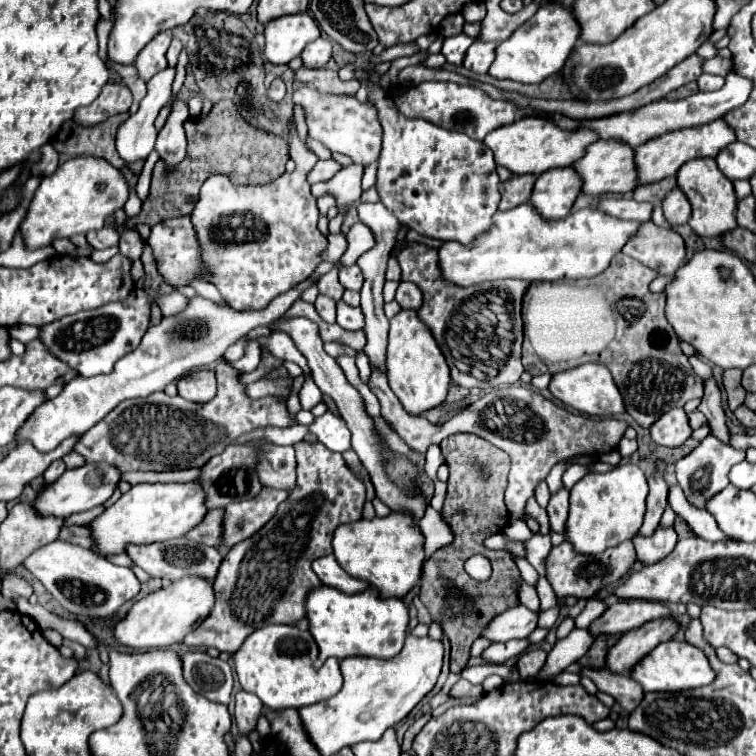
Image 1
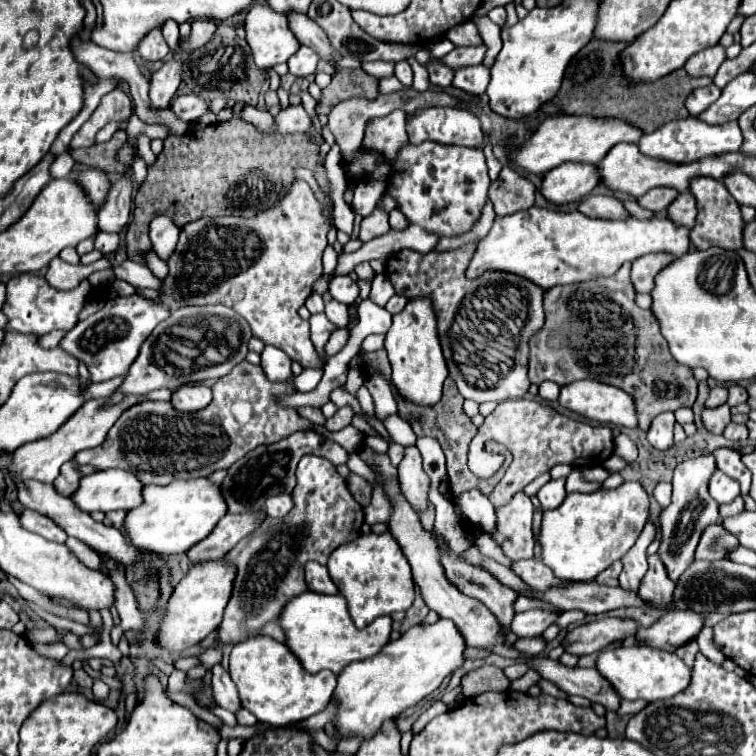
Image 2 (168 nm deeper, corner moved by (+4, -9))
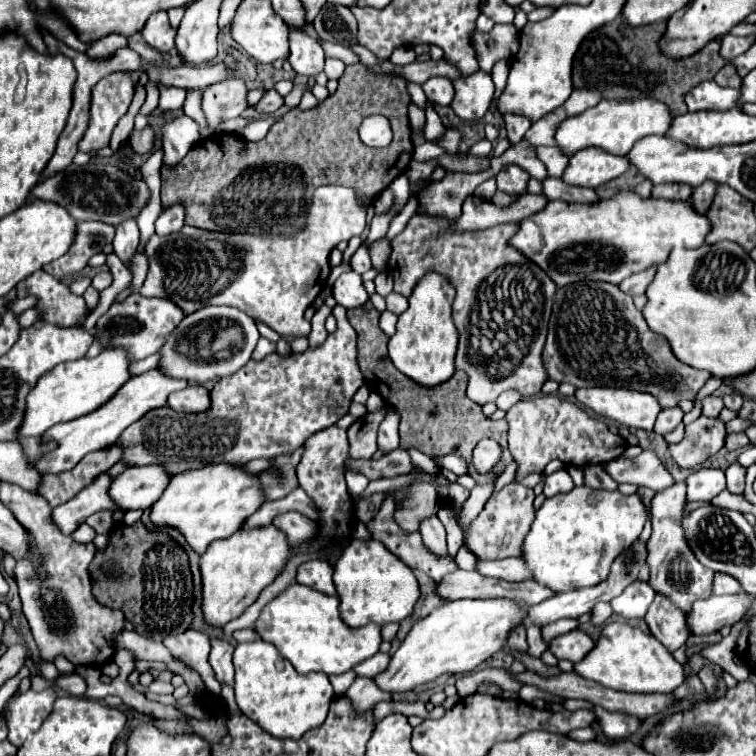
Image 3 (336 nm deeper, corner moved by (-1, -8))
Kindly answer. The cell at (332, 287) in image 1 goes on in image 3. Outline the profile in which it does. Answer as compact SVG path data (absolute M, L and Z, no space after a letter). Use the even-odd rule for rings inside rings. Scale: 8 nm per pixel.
M337 305L331 312L335 315L337 329L321 347L309 347L305 353L289 355L271 353L261 361L247 361L247 365L243 365L237 373L217 381L213 387L213 405L205 413L177 413L165 405L149 411L145 417L135 421L119 437L119 443L123 445L123 461L127 461L131 467L161 461L167 465L167 471L175 475L219 461L247 463L257 457L275 459L299 449L313 433L335 425L343 415L349 413L353 395L365 383L365 379L357 363L357 333L347 321L345 309Z

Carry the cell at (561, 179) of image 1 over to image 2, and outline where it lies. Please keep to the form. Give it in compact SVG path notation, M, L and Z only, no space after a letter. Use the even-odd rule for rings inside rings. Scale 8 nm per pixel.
M566 162L544 174L540 194L556 204L570 204L574 200L582 200L598 186L598 170L596 166L586 166L580 162Z

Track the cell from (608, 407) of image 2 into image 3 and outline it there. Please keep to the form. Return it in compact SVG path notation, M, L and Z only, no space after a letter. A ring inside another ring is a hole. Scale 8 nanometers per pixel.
M589 387L577 389L575 397L601 417L645 431L653 431L653 423L661 411L659 401L651 393L631 389Z

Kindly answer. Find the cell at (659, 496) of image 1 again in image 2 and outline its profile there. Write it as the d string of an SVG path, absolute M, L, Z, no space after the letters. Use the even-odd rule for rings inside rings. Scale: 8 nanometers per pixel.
M648 518L640 538L636 540L636 544L622 556L622 564L624 564L624 570L620 574L620 586L622 588L638 590L638 582L642 580L642 574L646 574L646 570L648 570L646 548L656 538L656 532L658 532L656 530L656 522Z

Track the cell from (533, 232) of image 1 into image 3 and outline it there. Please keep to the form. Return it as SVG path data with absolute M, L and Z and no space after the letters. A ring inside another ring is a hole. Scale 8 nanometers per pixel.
M619 191L595 203L551 201L541 213L519 223L511 245L535 261L559 287L575 281L607 281L619 285L633 273L667 259L675 239L683 247L699 247L711 231L707 215L691 209L689 201L639 197L635 191Z

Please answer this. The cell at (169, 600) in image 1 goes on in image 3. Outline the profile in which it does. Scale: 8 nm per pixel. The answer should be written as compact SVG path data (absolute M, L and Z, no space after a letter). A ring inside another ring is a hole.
M273 523L241 529L229 539L213 541L211 549L201 555L205 621L211 625L225 625L231 619L237 619L249 605L255 603L259 593L283 573L289 555L291 547L287 535Z

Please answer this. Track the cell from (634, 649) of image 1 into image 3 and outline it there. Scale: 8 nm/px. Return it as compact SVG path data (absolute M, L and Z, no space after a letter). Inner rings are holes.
M737 593L737 595L723 595L723 597L709 597L707 601L695 601L687 623L693 635L707 635L715 633L725 625L735 625L743 615L749 613L753 595Z

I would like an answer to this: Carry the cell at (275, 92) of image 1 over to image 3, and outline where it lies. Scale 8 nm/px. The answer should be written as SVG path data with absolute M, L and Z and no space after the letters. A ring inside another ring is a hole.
M267 89L267 93L263 95L263 99L255 107L261 113L275 113L277 109L283 107L283 97L275 89Z

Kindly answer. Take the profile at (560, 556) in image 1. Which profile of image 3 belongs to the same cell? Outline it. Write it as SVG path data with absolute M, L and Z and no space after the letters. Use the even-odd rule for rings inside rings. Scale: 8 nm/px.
M507 557L507 559L497 559L497 561L479 561L475 571L485 577L495 577L495 579L505 579L505 581L531 579L531 577L527 577L527 569L523 569L523 559L519 559L519 557Z

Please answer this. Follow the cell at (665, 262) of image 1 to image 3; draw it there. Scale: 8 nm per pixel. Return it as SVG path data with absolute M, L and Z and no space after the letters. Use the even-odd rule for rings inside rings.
M655 267L645 269L643 273L635 273L635 275L627 277L623 283L619 283L619 289L621 289L623 293L631 295L631 297L643 295L645 289L647 289L647 285L651 283L651 277L653 277L653 275L655 275Z

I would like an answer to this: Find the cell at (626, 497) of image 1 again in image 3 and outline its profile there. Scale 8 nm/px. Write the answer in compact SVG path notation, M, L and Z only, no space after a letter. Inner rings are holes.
M573 487L569 493L559 497L545 499L541 509L535 513L535 521L523 541L521 559L525 561L527 571L531 573L533 581L549 587L553 593L573 591L583 587L599 585L599 581L607 579L609 567L615 557L641 535L643 525L647 519L647 509L641 503L639 495L623 495L619 491L597 491L591 487Z

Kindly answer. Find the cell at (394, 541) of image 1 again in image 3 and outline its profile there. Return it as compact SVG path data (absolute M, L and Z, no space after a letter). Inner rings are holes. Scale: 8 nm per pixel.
M373 539L351 541L341 559L333 565L333 583L337 587L337 597L341 599L341 619L349 627L363 627L367 623L401 623L413 613L419 599L419 585L413 571Z

